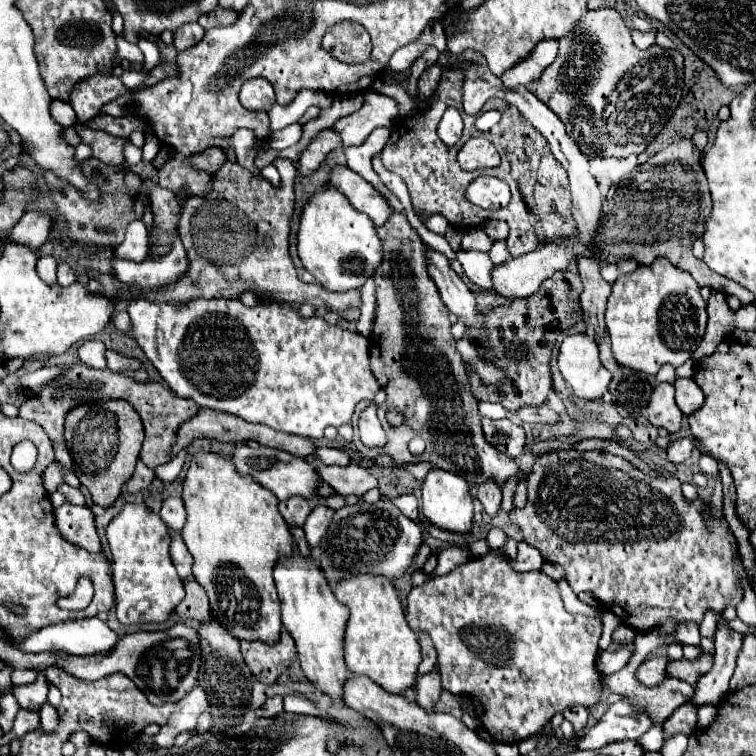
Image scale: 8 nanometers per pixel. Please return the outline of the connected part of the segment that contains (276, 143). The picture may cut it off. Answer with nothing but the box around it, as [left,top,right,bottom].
[268,123,302,151]

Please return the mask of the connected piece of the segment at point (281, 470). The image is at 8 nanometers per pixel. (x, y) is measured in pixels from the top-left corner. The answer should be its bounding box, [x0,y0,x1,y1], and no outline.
[230,445,322,501]

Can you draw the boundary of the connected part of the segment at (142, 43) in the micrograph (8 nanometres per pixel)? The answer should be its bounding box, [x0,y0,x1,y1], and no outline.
[138,39,160,71]

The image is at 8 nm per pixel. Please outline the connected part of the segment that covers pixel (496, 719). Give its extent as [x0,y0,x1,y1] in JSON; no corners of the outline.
[408,551,602,743]

